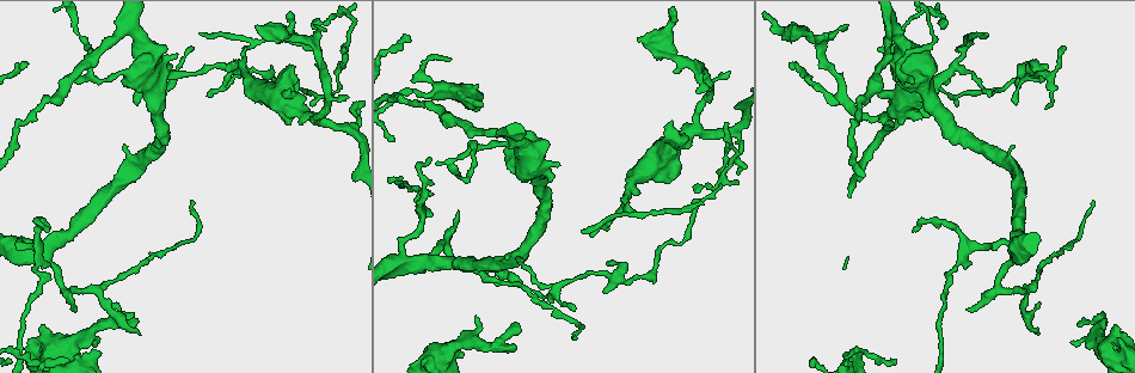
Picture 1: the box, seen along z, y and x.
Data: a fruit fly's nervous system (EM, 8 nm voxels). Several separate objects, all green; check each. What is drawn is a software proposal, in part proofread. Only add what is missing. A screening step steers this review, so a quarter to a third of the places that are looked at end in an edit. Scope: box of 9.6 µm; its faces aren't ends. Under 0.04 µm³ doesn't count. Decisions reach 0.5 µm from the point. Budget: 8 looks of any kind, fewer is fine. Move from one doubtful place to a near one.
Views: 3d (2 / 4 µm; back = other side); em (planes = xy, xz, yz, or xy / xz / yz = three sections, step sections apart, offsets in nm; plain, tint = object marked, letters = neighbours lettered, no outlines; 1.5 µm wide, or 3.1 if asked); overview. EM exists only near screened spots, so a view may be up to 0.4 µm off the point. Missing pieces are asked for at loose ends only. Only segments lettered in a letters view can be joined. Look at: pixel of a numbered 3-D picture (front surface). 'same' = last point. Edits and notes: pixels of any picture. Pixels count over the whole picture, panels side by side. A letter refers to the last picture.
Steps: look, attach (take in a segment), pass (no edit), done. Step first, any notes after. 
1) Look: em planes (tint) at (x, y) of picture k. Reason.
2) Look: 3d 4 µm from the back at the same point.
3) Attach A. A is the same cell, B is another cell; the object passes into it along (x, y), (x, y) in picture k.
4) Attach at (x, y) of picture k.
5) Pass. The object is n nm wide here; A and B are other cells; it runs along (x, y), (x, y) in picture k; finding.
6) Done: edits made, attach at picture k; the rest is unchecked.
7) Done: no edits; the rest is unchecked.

Look: 3d 2 µm at (29, 340) of picture 1. Branch stops here.

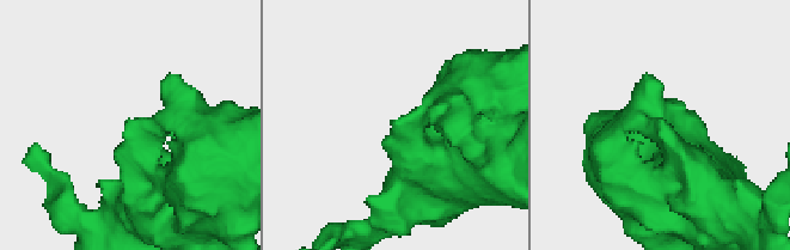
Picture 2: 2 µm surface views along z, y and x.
Look: em planes (letters) at (656, 124) of picture 2. Need the tissue.

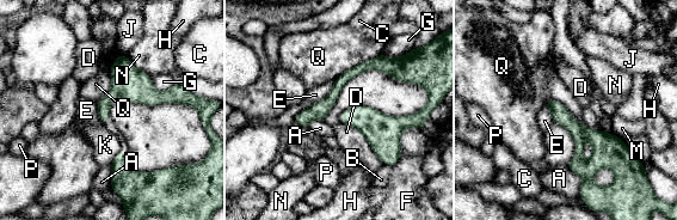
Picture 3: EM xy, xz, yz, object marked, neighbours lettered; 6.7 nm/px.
Pass. A, B, C, D, E, F, G, H, J, K, M, N, P and Q are other cells; a border runs along (118, 54), (111, 87), (97, 102) in picture 3; no lettered segment goes on from it.

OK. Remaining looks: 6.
Look: em xz step 4 (letters) at (133, 313) of picture 1. Branch stops here.

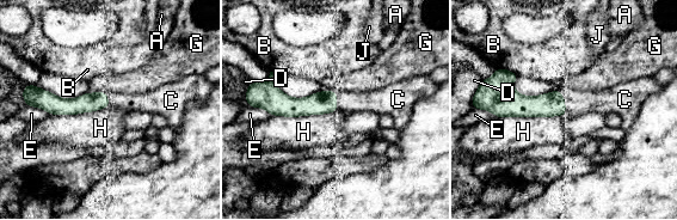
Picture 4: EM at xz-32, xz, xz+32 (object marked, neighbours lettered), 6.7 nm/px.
Look: em planes (letters) at the same point.

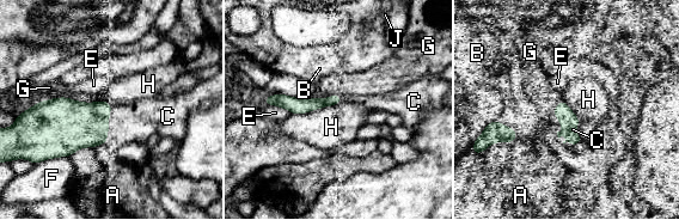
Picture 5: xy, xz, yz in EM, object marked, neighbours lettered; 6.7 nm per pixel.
Attach C. The longest contact is with H, 360 nm; C is the same cell, A, B, E, F, G, H and J are other cells; it goes on there.

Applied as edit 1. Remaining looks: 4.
Look: overview. Redraw.

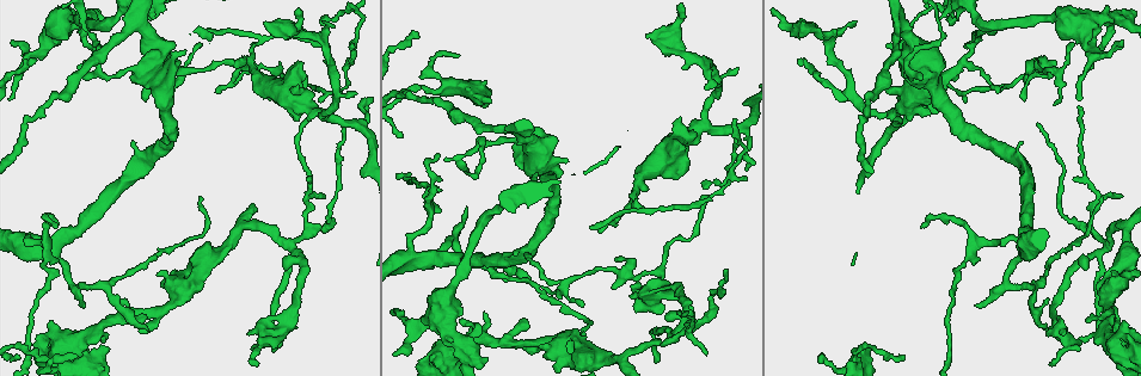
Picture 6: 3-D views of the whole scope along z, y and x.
Look: em xy step 4 (tint) at (657, 361) of picture 6. End of a long branch.

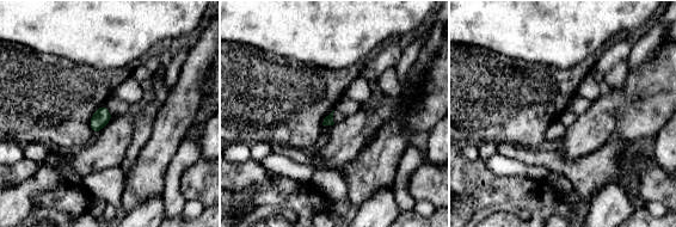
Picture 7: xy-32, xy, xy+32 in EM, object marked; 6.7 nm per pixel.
Look: em xz step 8 (letters) at the same point. Cut it another way.

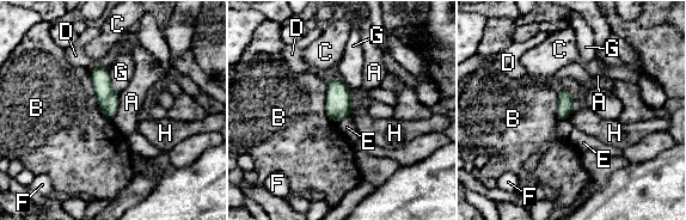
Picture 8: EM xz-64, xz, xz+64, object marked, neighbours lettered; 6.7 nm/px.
Pass. The object is 110 nm wide here; A, B, C, D, E, F, G and H are other cells; a border runs along (348, 116), (337, 123) in picture 8; none of them fits.

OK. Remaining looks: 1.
Done: edits made, attach at picture 5; the rest is unchecked.

